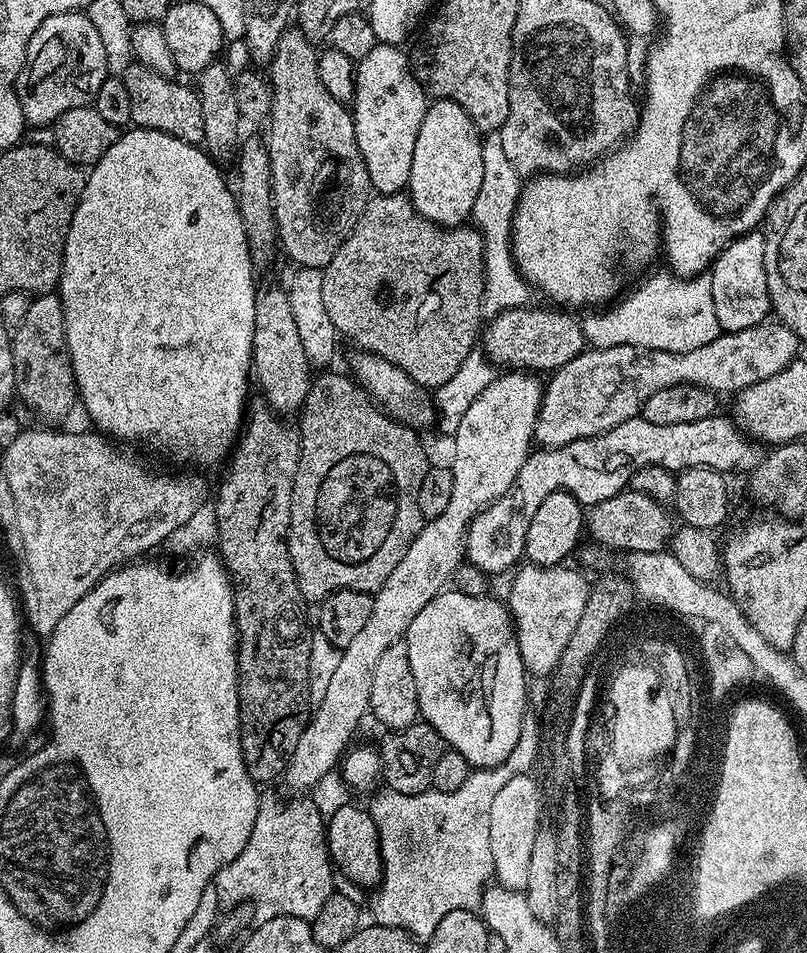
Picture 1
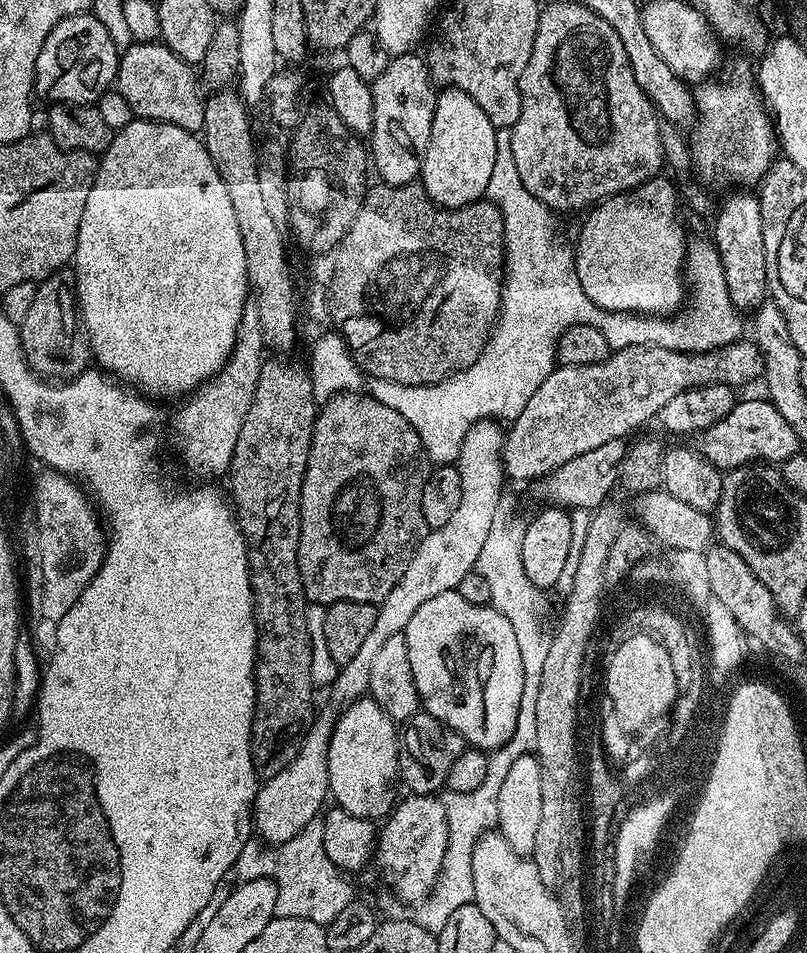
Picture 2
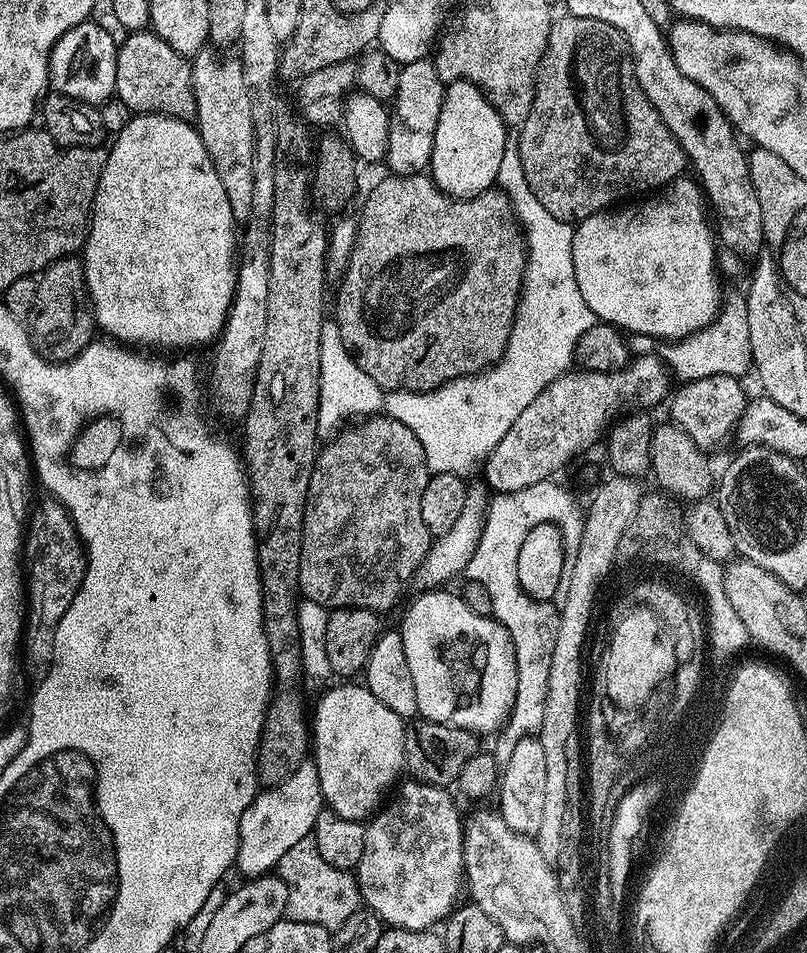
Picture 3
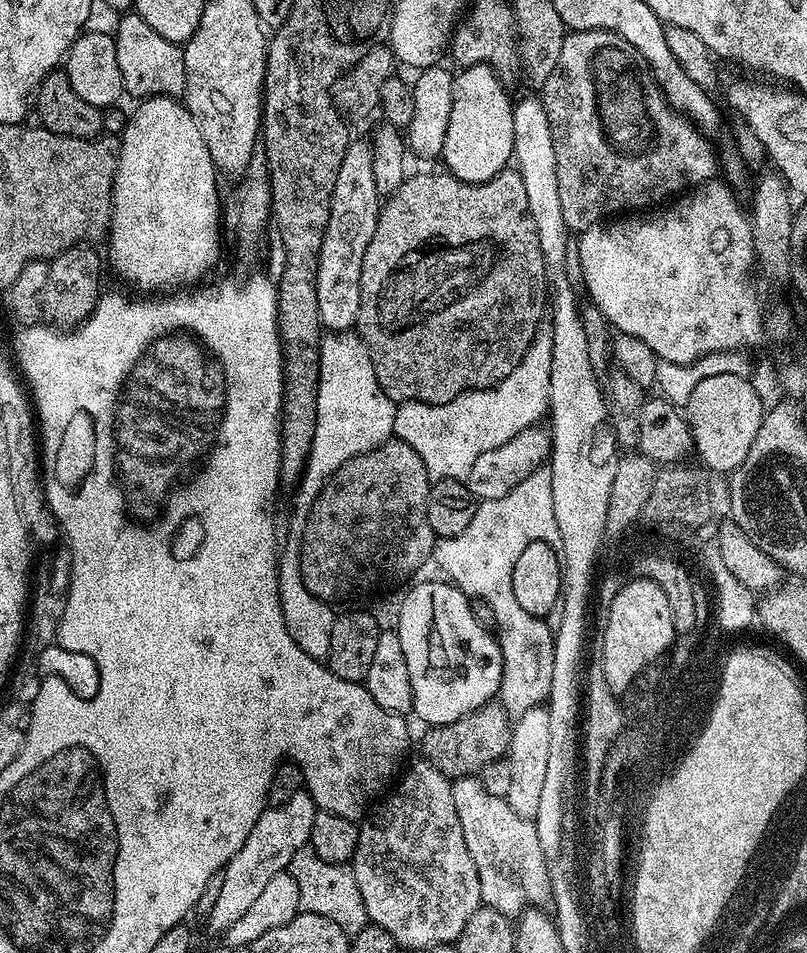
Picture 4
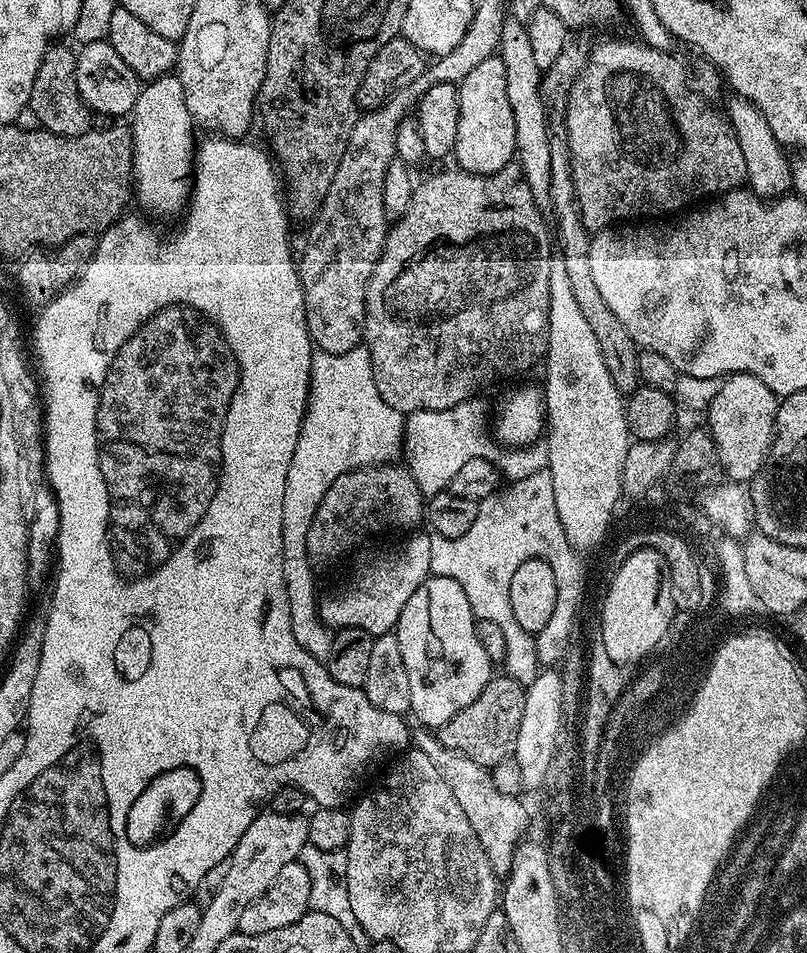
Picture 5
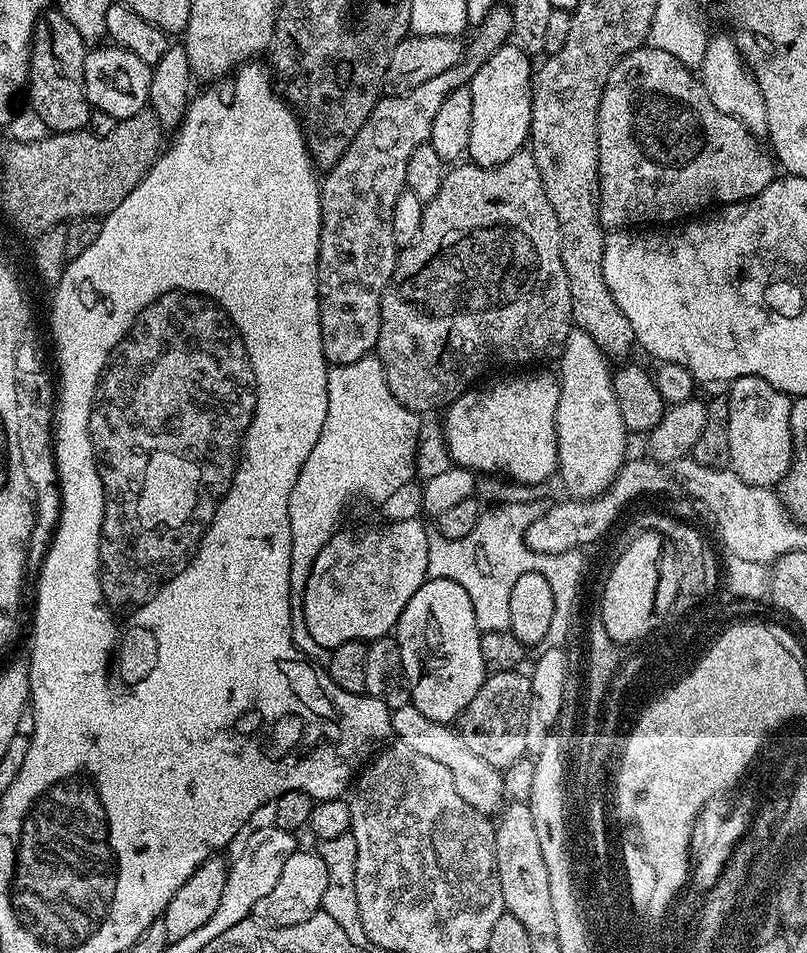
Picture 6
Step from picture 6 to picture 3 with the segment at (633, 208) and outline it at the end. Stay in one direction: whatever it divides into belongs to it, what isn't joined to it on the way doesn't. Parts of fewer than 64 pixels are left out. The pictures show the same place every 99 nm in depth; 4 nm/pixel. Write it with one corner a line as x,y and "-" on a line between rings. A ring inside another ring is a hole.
561,14
553,19
546,54
536,71
534,106
518,135
530,190
554,218
573,226
629,198
663,190
686,172
682,146
638,86
626,38
614,26
594,18

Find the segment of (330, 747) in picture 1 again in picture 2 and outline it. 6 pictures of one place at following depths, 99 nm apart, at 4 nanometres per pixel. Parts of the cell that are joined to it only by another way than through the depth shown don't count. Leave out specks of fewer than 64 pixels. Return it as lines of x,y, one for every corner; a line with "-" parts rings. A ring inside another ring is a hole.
480,420
467,431
466,438
459,450
459,458
456,461
456,467
459,470
459,477
462,483
461,501
457,510
453,513
453,517
442,527
433,528
420,541
419,546
415,550
414,558
410,560
410,565
406,568
406,573
390,594
377,607
374,627
366,639
362,642
361,649
349,663
341,665
337,671
334,683
330,685
333,700
340,704
339,706
347,706
355,700
359,700
367,695
370,682
371,663
374,662
375,655
379,653
379,648
383,647
383,643
388,638
403,635
403,632
410,624
410,619
414,613
422,606
424,602
428,602
430,598
437,597
438,594
455,591
456,586
460,584
460,579
475,569
478,555
482,552
482,545
486,542
486,537
490,534
494,522
494,515
500,508
500,502
504,498
502,488
506,485
506,477
504,474
503,450
504,450
505,433
503,427
494,420
-
324,712
313,717
307,734
300,741
298,754
286,769
274,778
263,781
256,789
254,832
265,845
275,846
290,842
310,821
317,819
329,799
329,744
333,736
335,713

